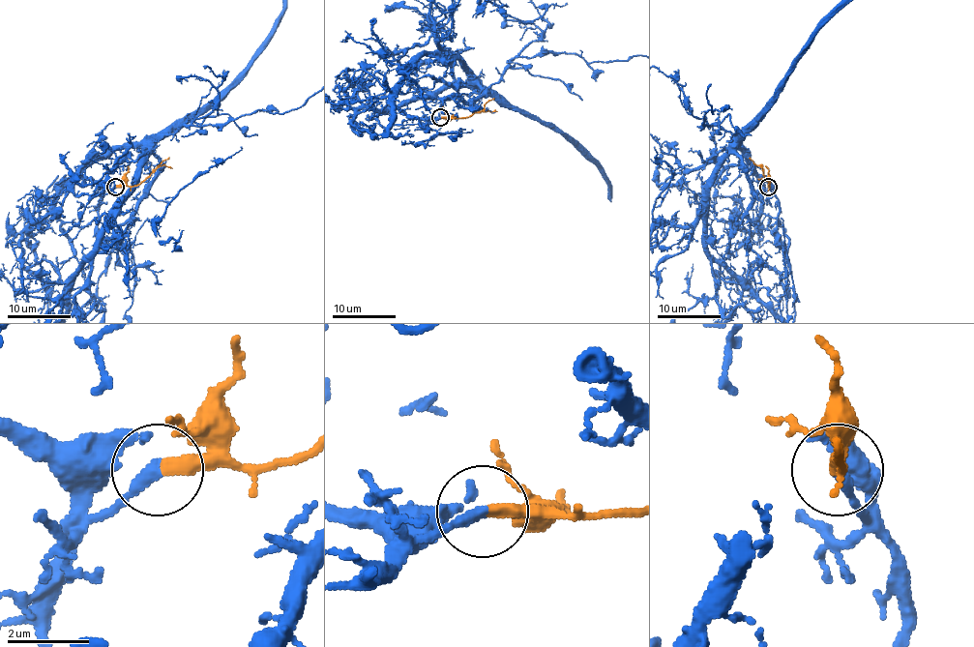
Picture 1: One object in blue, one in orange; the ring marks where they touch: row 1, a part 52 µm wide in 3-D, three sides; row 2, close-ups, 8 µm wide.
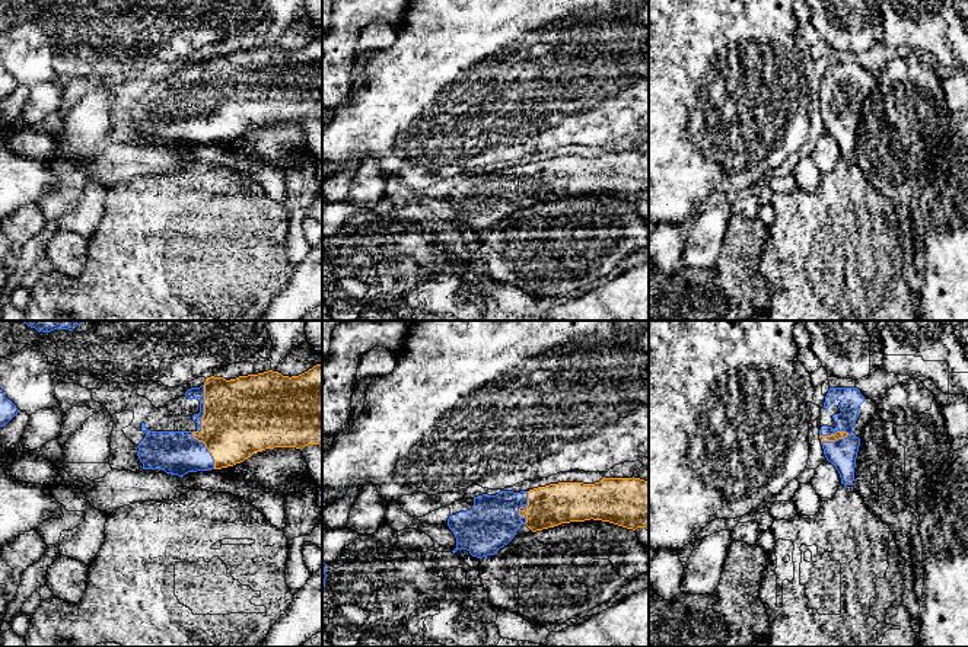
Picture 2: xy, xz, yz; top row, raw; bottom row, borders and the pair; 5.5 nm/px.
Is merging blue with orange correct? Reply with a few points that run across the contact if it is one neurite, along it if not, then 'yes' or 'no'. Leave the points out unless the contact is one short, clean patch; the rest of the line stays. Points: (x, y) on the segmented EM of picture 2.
yes

